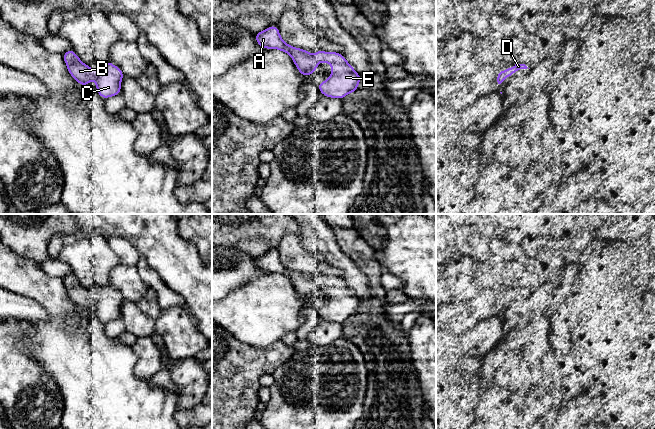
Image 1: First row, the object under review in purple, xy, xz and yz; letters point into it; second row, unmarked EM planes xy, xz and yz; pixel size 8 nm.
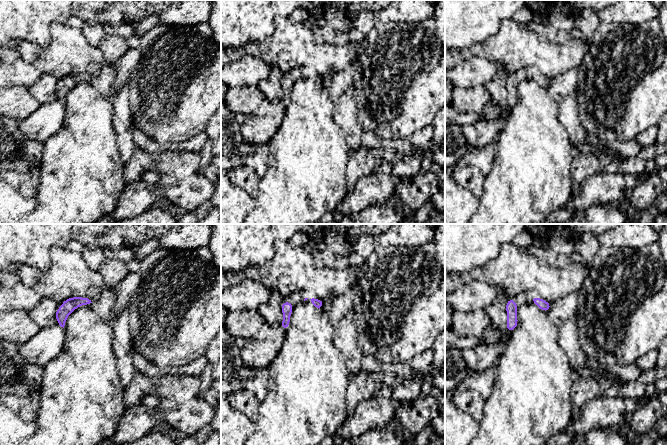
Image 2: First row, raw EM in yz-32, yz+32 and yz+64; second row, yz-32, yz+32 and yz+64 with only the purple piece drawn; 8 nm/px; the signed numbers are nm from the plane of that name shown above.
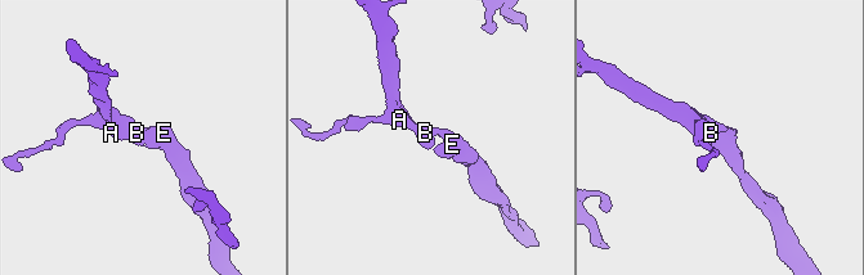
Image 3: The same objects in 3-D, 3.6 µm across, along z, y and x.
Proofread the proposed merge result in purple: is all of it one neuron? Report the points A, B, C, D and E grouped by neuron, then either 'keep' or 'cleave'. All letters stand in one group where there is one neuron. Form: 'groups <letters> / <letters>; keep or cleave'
groups A B C D E; keep

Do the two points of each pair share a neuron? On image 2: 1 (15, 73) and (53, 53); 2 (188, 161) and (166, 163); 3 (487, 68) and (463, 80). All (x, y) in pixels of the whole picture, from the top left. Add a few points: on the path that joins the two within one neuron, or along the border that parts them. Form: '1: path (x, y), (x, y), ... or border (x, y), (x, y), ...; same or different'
1: border (18, 54), (29, 61), (40, 72); different
2: path (183, 163), (171, 163); same
3: path (481, 70), (469, 74); same

